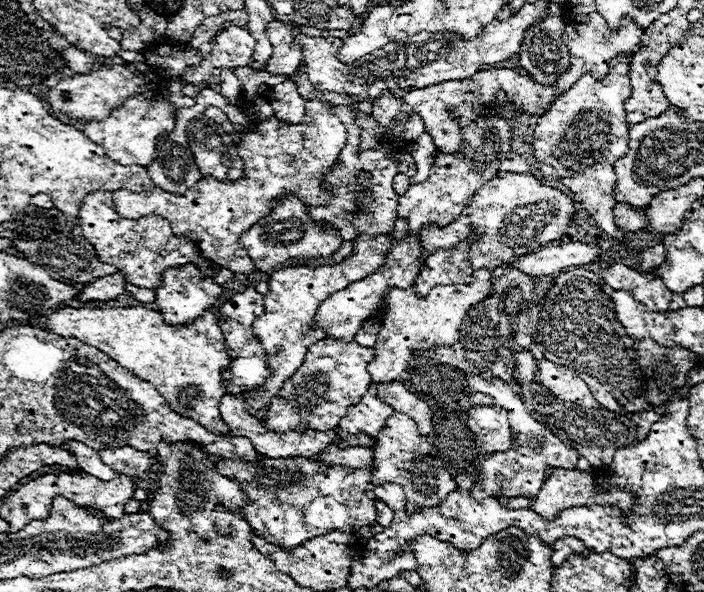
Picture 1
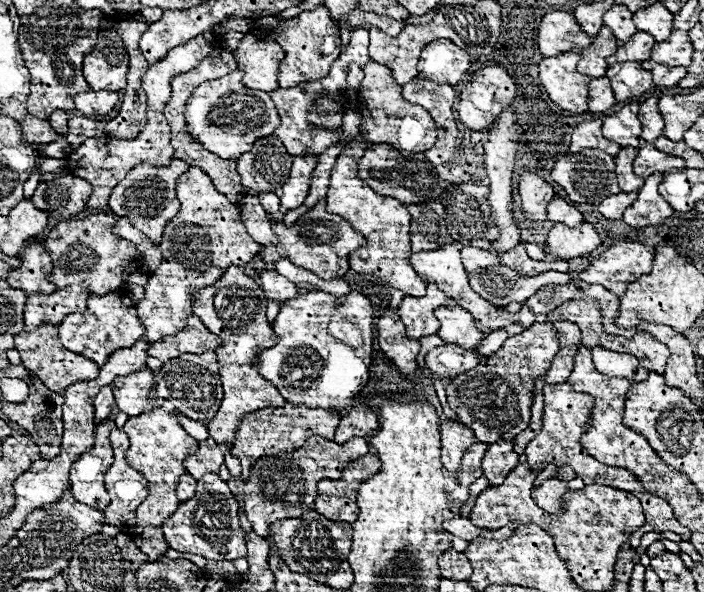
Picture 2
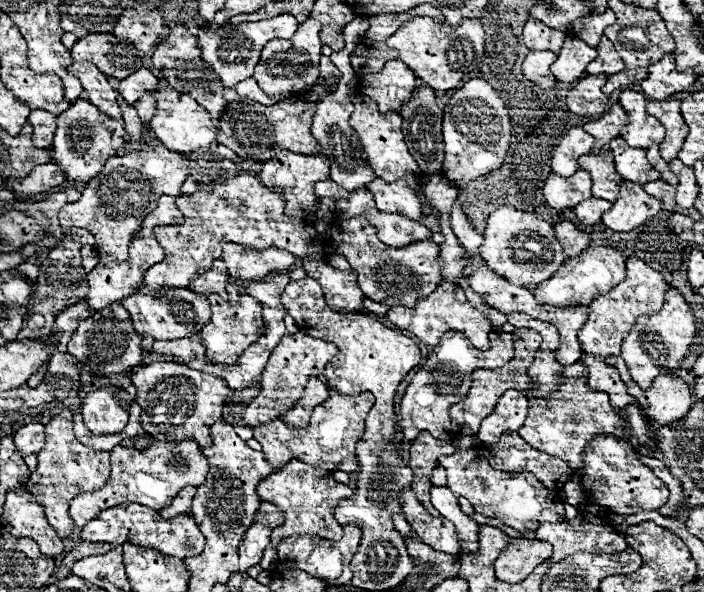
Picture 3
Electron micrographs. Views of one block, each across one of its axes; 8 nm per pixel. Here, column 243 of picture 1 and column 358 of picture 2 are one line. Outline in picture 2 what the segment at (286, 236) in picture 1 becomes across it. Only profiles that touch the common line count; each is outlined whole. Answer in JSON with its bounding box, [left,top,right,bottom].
[262,200,366,278]

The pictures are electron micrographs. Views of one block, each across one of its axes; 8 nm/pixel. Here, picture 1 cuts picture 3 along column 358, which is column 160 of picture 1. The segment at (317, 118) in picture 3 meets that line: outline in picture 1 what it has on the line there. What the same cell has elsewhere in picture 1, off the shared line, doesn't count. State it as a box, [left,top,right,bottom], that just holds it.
[146,88,250,194]

